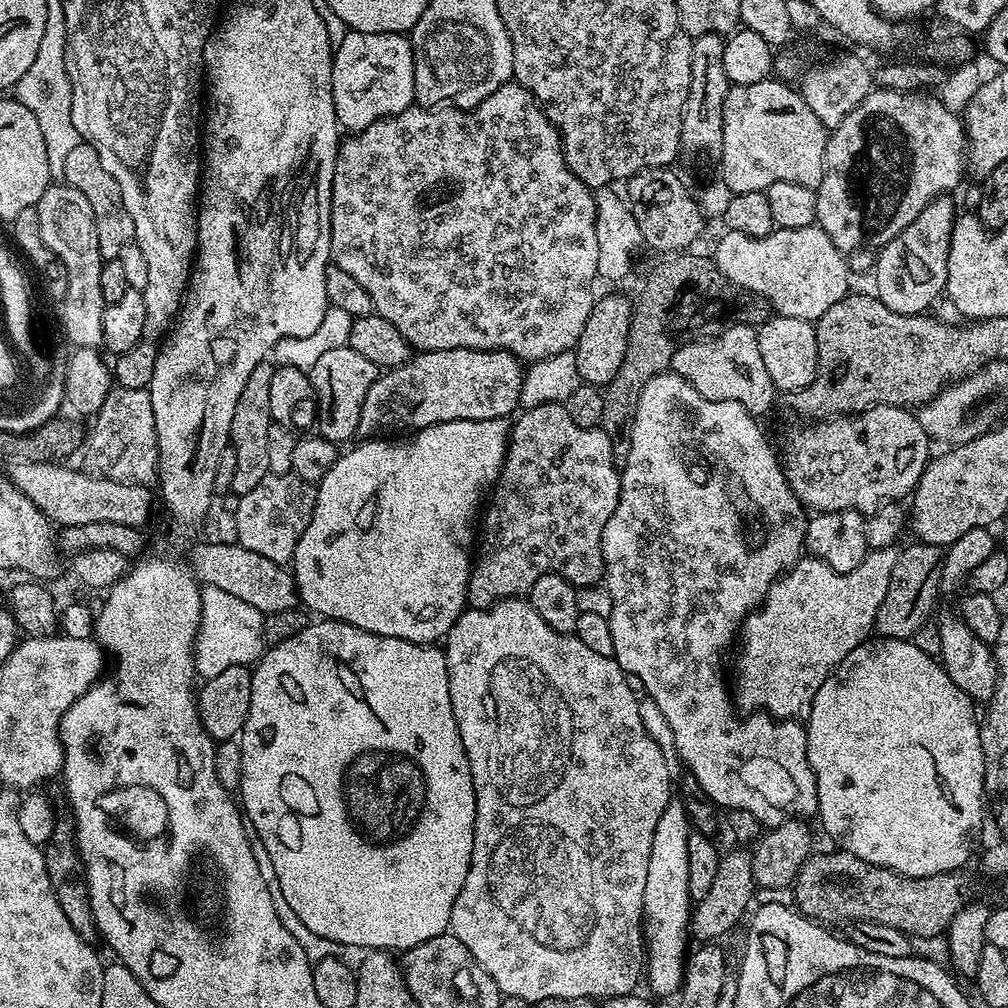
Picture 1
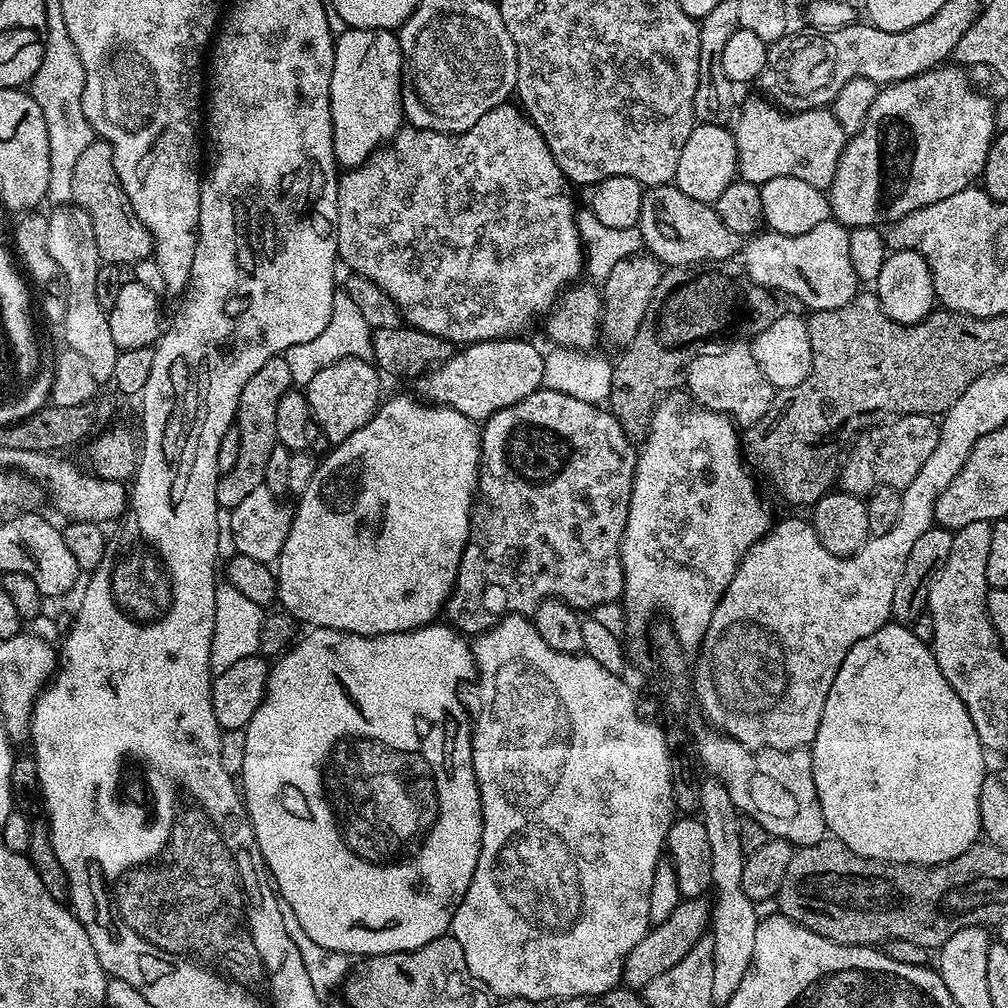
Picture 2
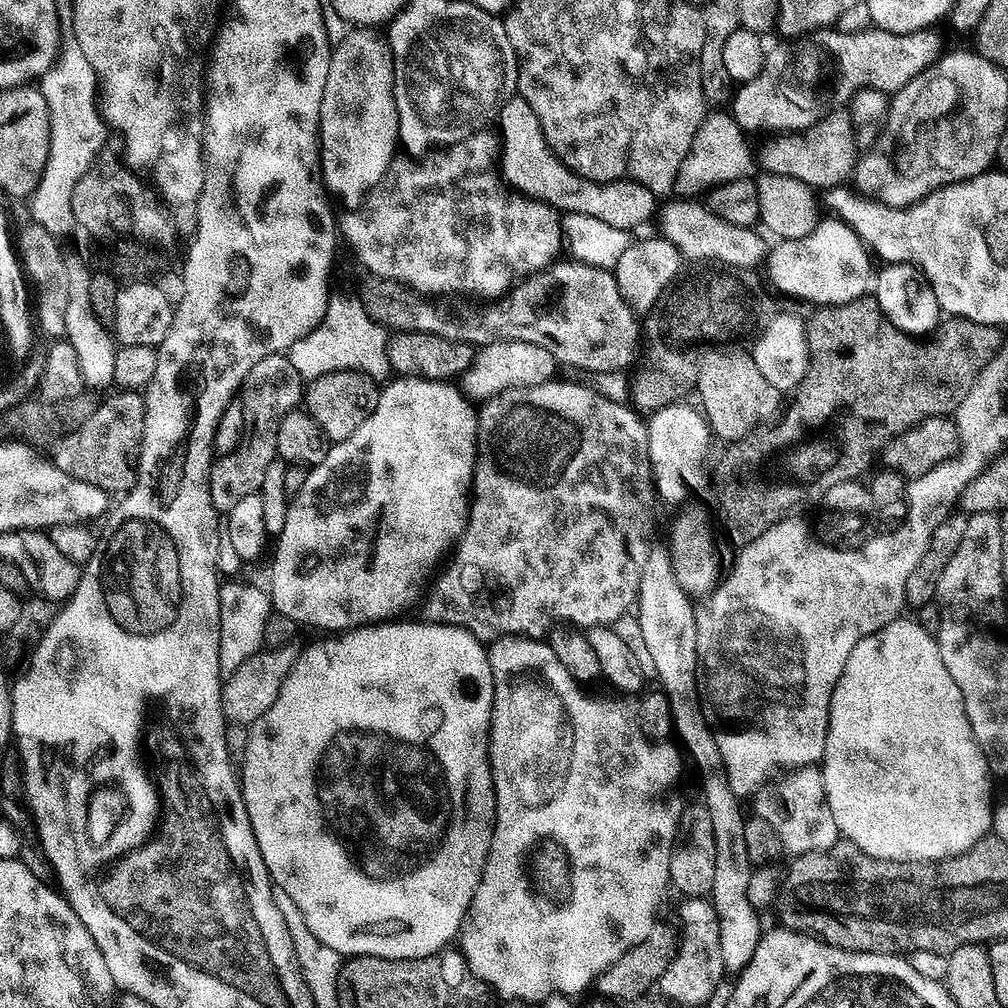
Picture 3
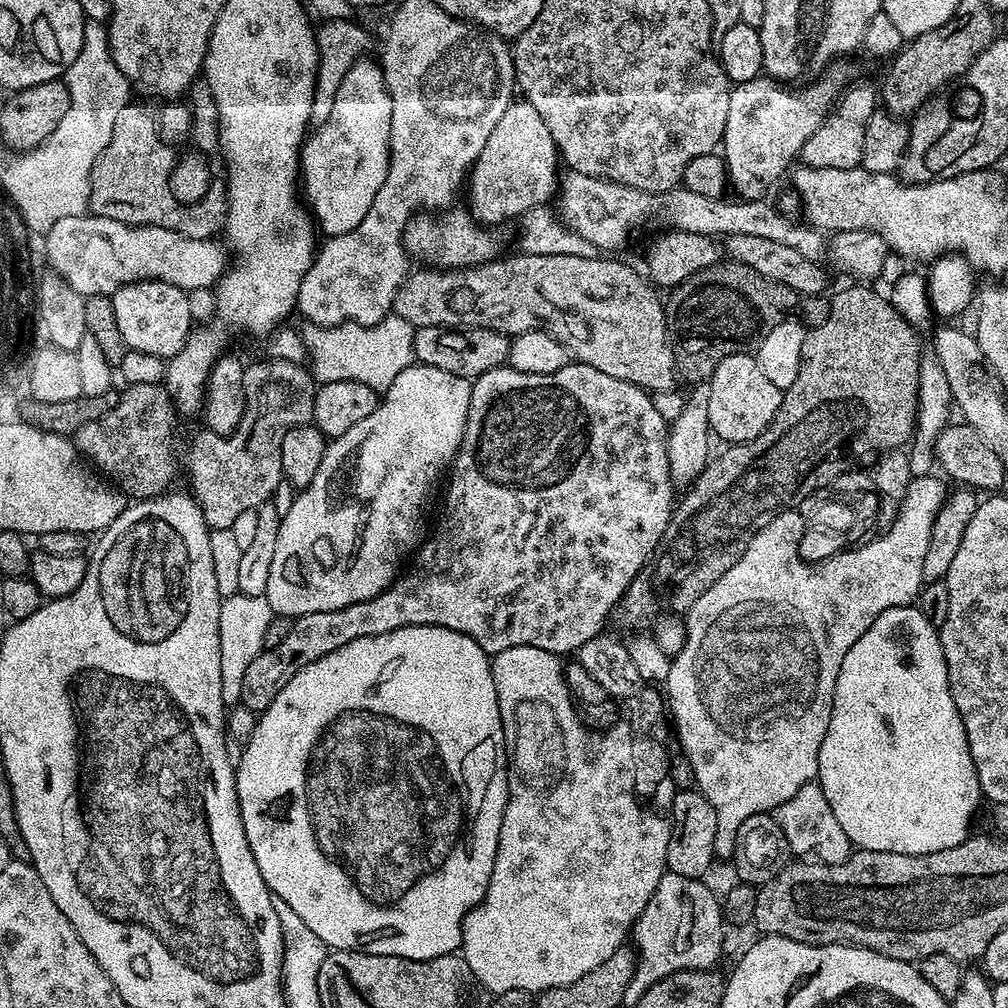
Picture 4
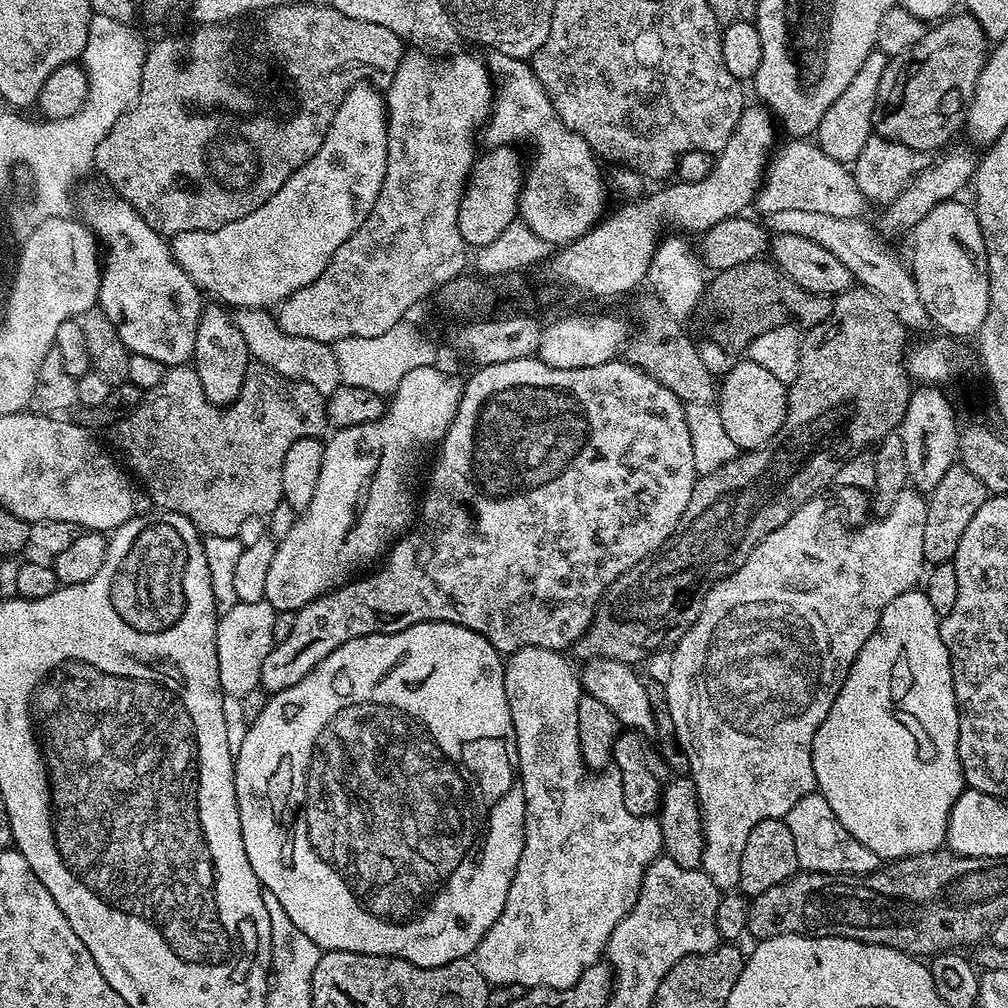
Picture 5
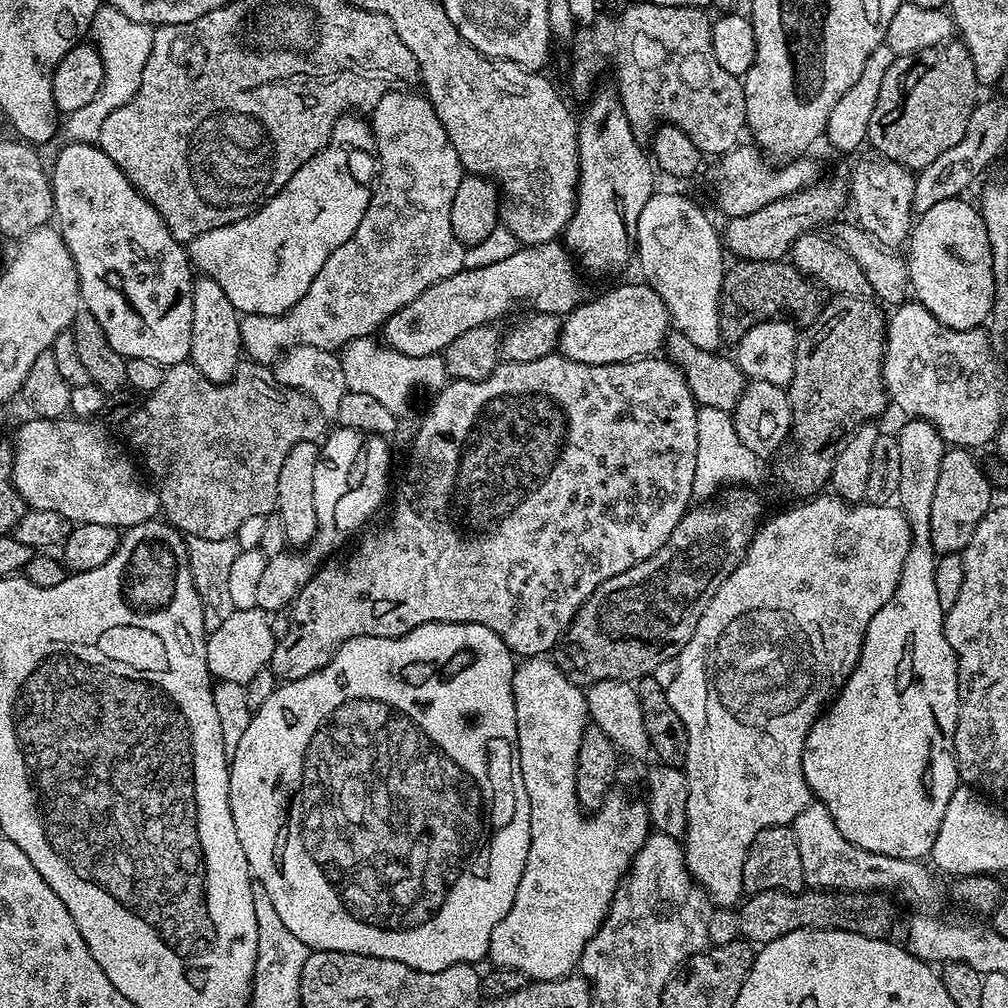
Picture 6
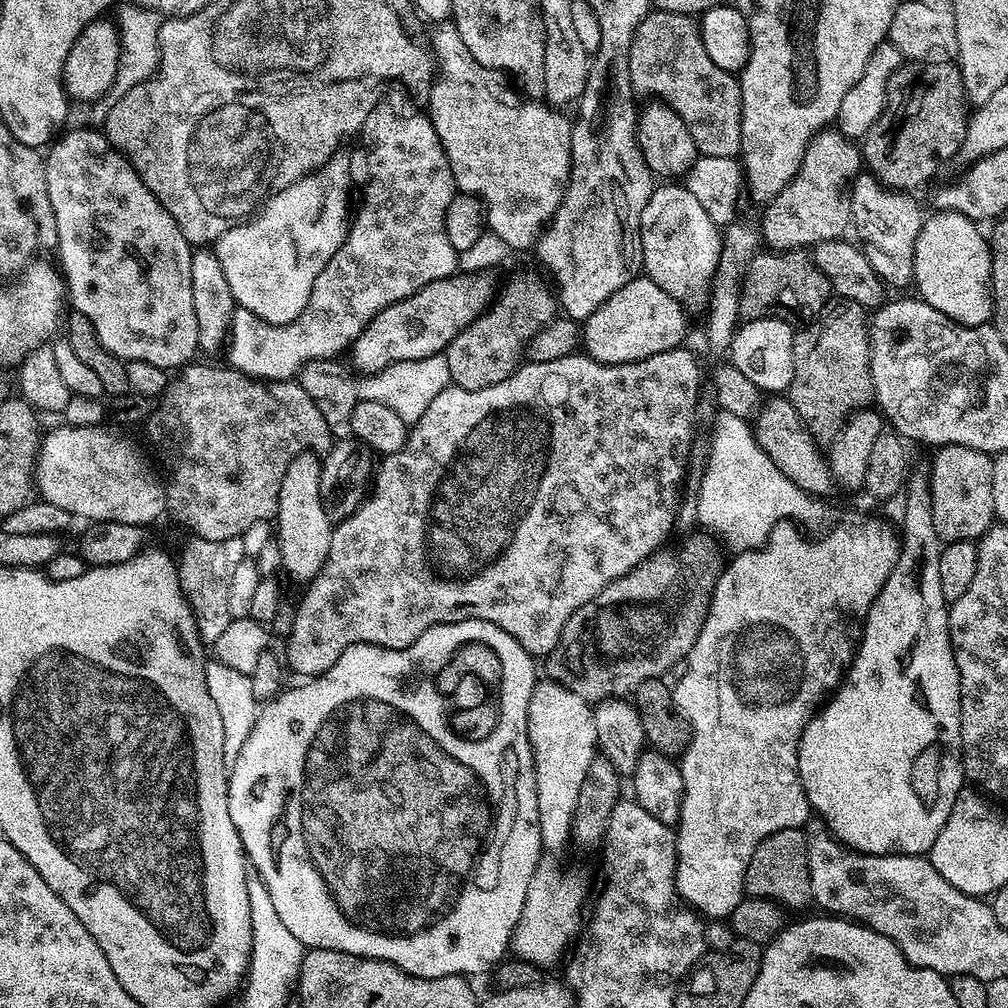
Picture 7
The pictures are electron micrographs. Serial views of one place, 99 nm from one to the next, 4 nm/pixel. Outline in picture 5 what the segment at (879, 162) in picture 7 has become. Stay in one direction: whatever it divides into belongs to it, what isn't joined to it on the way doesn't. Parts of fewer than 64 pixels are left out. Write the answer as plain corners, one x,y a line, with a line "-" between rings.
967,10
957,11
929,27
922,42
918,42
918,46
914,46
911,52
903,52
889,59
886,74
882,74
878,82
878,98
872,115
875,135
890,142
898,142
918,154
951,145
956,131
965,127
968,103
974,98
974,90
978,86
978,78
982,74
989,51
988,36
982,26
978,26
978,18
971,16

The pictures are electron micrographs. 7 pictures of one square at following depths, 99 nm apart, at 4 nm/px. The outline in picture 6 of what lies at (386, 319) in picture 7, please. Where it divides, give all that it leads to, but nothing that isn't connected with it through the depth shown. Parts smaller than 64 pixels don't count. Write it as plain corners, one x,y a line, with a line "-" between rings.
563,243
530,244
517,247
510,258
494,262
494,266
464,268
450,278
442,278
430,286
414,302
402,306
382,329
383,343
395,352
411,356
434,356
458,334
474,330
483,324
500,322
515,304
525,304
533,313
545,312
561,318
579,308
586,293
576,288
577,261

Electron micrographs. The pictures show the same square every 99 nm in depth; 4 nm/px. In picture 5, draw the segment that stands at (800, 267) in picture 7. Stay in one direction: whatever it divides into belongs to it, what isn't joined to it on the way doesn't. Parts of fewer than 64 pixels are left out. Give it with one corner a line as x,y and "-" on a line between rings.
761,258
742,262
742,266
719,269
707,281
698,312
704,315
704,324
709,332
707,335
712,342
723,345
733,353
743,353
750,342
754,342
758,334
766,334
766,330
787,324
807,330
826,322
826,318
830,318
832,301
833,297
802,290
802,286
795,284
775,264

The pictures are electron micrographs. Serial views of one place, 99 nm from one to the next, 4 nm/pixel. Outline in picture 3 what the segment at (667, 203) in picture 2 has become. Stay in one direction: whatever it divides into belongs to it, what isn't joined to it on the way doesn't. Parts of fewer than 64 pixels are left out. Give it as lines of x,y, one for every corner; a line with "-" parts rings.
672,198
664,208
663,239
675,245
685,261
715,262
753,270
759,269
767,261
770,253
769,241
764,241
756,233
755,227
734,226
718,218
703,203
695,204
694,201
696,200
692,198

